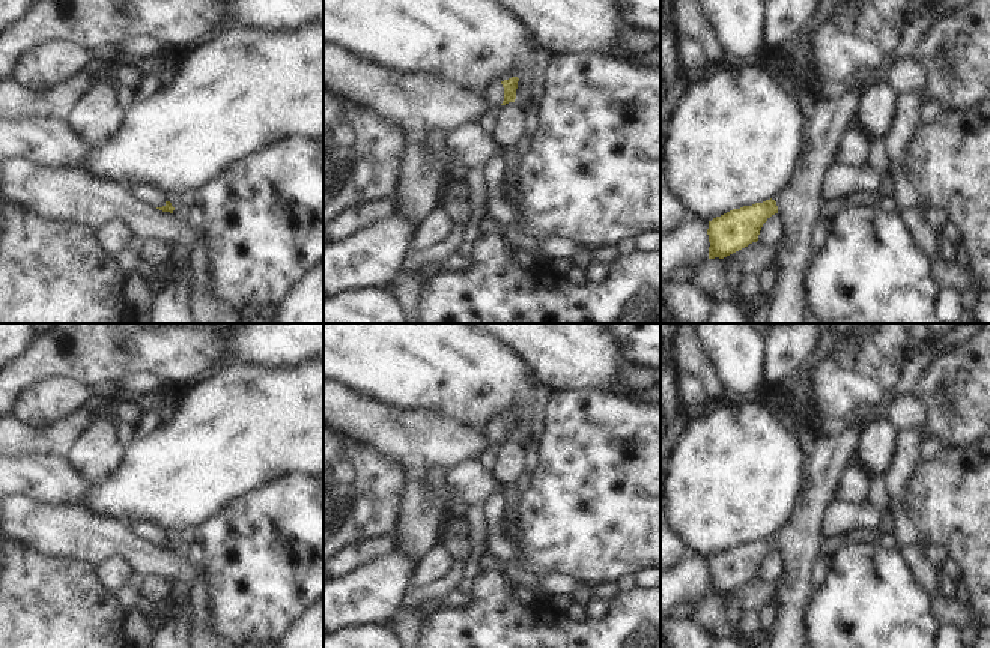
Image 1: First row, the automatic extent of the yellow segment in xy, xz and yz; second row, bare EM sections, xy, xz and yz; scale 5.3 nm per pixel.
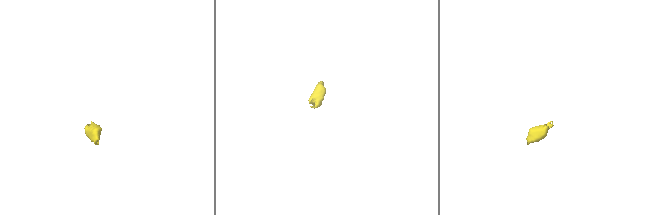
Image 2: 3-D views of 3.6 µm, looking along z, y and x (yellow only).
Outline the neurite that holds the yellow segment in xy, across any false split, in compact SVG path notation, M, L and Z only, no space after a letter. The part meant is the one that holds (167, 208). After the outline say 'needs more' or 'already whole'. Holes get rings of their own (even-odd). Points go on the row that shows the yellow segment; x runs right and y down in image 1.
M132 186L129 189L134 197L137 197L140 201L156 207L162 212L170 212L173 213L175 207L170 203L170 197L164 195L161 191L152 188L152 186Z; needs more

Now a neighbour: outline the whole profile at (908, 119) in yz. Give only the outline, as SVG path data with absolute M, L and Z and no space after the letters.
M922 89L900 93L891 129L885 135L888 174L894 179L894 197L900 209L918 209L919 204L921 197L906 174L906 161L916 131L924 126L922 107L927 101Z

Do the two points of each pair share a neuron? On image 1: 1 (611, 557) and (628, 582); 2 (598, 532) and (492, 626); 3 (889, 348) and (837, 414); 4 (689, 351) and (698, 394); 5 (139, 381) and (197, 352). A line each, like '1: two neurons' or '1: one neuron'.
1: two neurons
2: two neurons
3: one neuron
4: two neurons
5: two neurons

